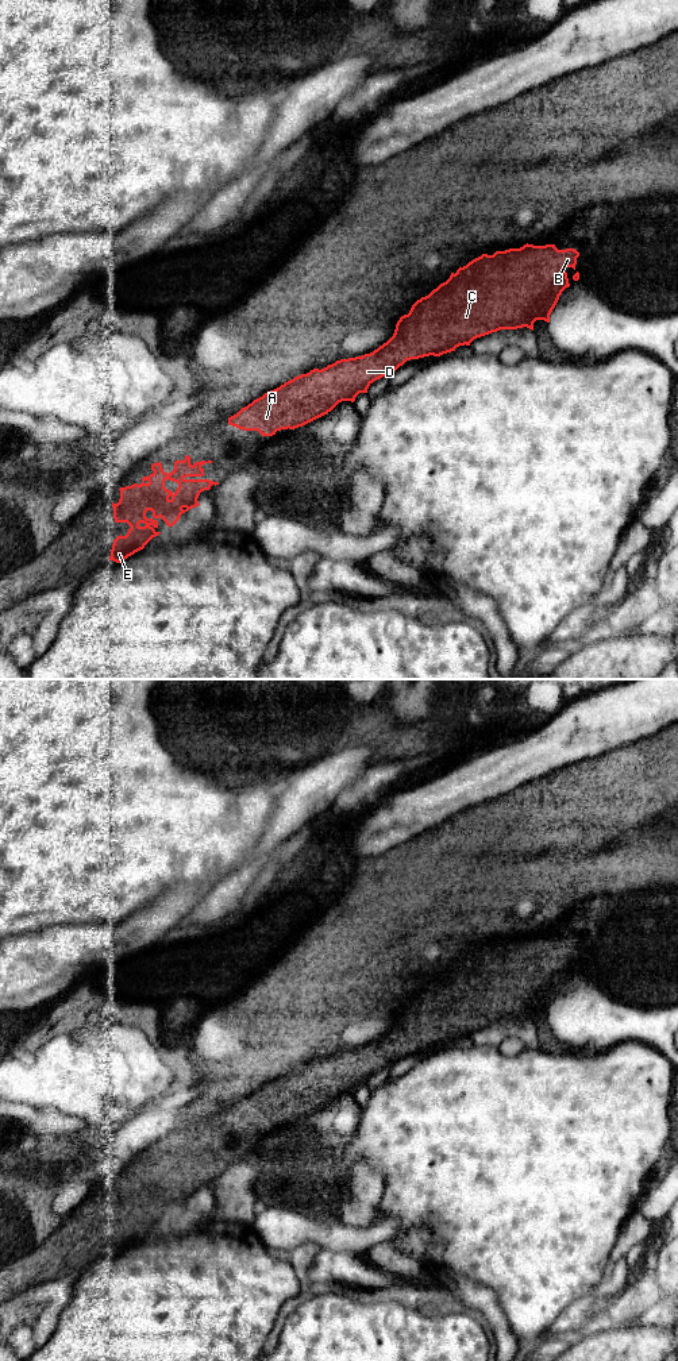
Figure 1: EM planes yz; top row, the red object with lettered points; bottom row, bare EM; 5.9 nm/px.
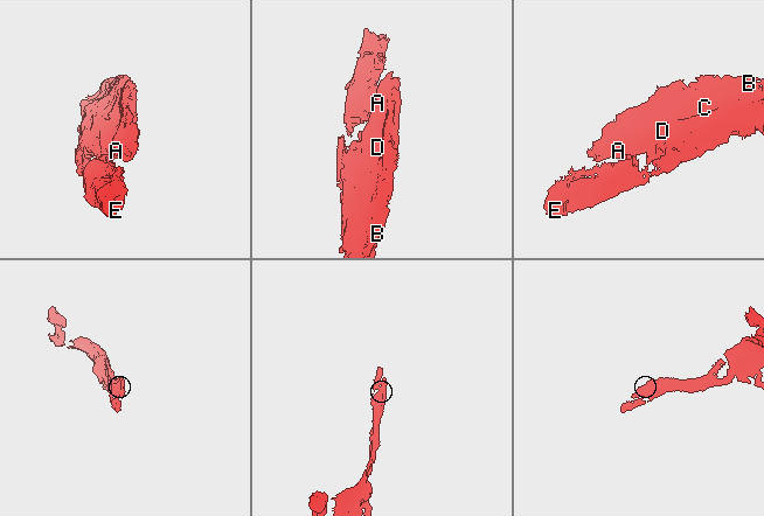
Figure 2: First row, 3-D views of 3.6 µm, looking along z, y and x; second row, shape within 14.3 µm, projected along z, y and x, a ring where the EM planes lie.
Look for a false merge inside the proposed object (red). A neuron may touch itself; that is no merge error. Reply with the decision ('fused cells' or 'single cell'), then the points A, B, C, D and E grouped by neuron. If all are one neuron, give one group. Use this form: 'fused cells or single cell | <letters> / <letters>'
single cell | A B C D E

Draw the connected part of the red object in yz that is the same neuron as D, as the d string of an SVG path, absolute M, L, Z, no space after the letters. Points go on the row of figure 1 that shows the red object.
M528 243L520 248L496 251L493 255L482 254L459 267L455 274L451 273L450 278L428 296L417 300L409 313L400 317L393 336L377 350L362 356L340 359L321 370L313 369L307 374L294 377L228 417L228 424L243 431L258 431L262 436L273 436L277 431L294 429L327 415L342 401L354 402L359 393L367 393L374 381L392 375L407 361L429 355L440 356L455 351L459 346L470 346L474 339L500 329L527 327L533 331L536 320L550 323L550 315L559 296L570 286L567 273L563 269L573 267L575 270L578 257L579 252L574 248L558 250L555 244L533 246Z

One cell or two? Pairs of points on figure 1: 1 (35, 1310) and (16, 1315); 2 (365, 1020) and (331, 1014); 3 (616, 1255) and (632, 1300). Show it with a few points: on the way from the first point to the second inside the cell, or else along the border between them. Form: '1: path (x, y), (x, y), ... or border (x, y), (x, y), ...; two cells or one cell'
1: path (31, 1311), (20, 1313); one cell
2: border (353, 1013), (342, 1032), (339, 1047); two cells
3: border (623, 1257), (615, 1264), (609, 1277); two cells

